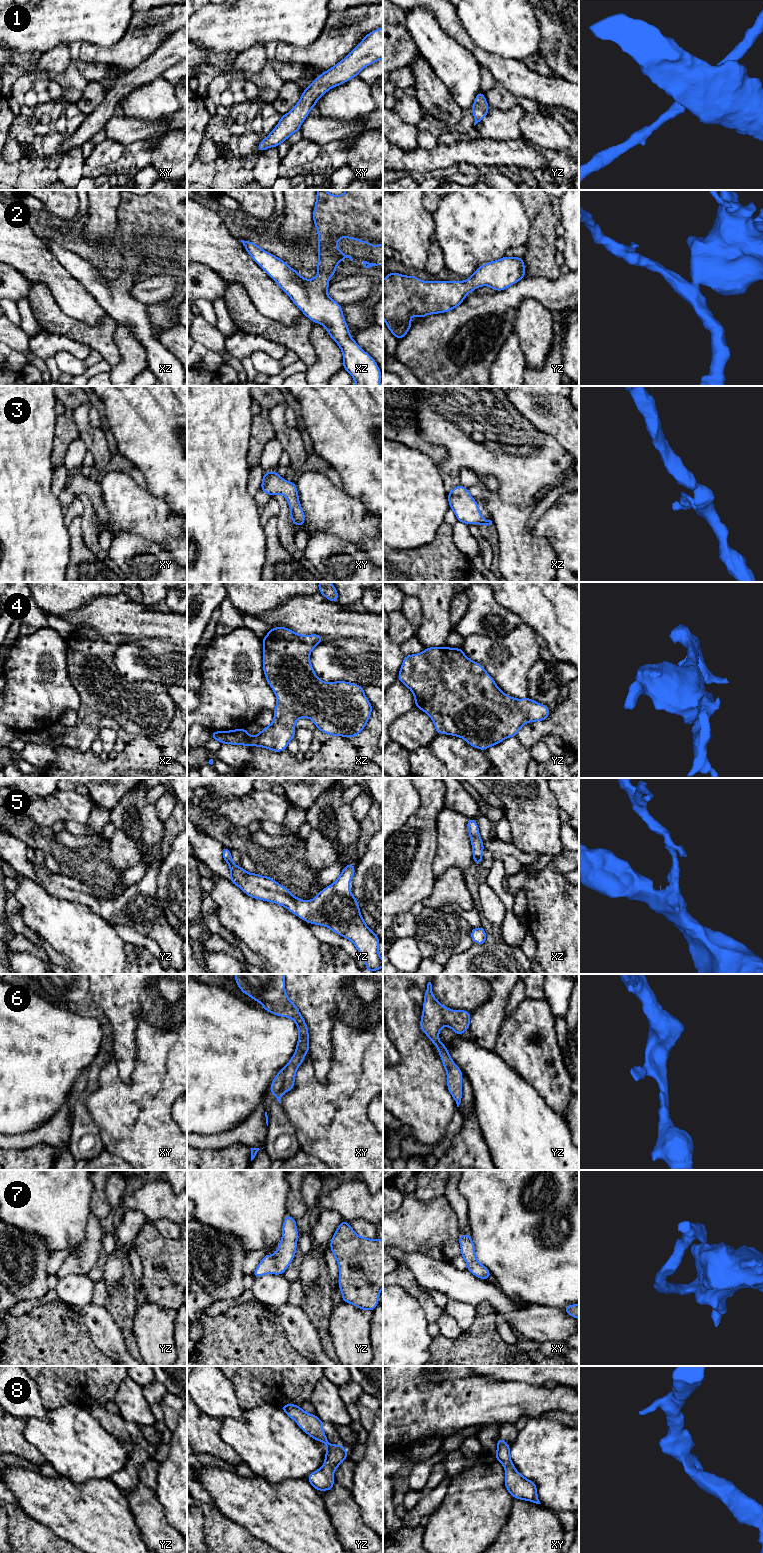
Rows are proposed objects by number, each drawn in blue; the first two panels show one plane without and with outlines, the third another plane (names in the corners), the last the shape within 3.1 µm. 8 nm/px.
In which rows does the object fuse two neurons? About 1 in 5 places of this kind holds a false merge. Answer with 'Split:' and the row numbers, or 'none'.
Split: none

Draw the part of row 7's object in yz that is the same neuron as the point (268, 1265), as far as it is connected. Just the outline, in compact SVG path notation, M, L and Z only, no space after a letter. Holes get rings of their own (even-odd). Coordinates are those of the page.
M289 1214L284 1218L282 1238L274 1255L266 1254L256 1269L253 1276L256 1278L265 1274L283 1275L289 1264L293 1261L298 1241L296 1220Z

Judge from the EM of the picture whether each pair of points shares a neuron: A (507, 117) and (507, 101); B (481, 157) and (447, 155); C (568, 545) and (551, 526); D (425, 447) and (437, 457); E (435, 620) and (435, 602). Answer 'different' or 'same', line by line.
A: different
B: same
C: same
D: same
E: same

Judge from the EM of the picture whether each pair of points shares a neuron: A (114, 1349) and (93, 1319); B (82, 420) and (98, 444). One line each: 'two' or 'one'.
A: one
B: one

